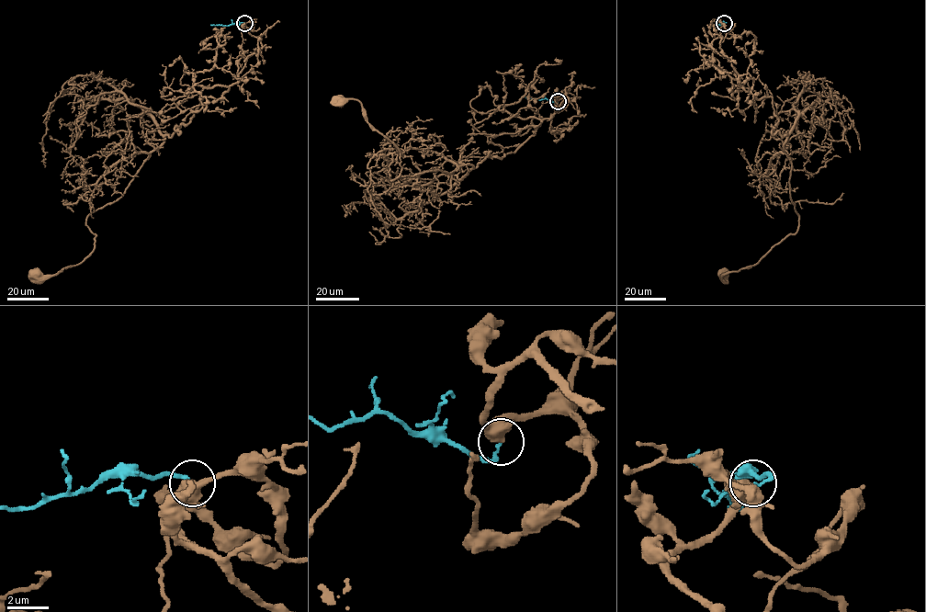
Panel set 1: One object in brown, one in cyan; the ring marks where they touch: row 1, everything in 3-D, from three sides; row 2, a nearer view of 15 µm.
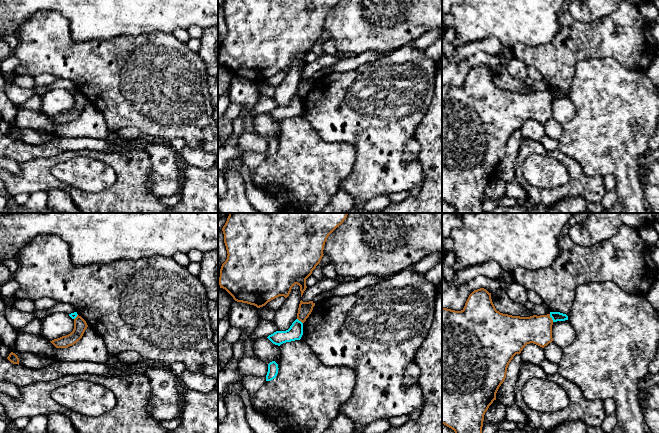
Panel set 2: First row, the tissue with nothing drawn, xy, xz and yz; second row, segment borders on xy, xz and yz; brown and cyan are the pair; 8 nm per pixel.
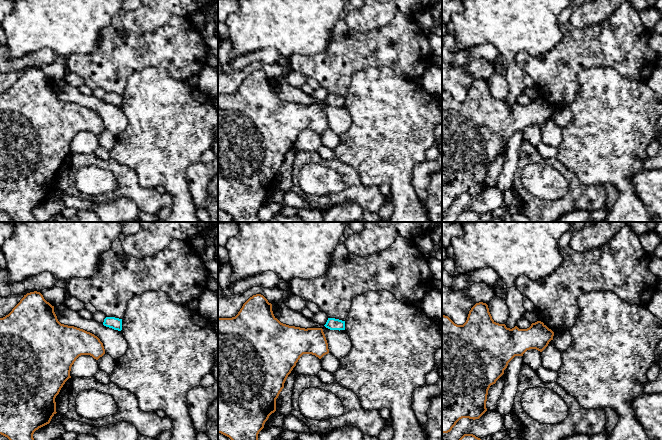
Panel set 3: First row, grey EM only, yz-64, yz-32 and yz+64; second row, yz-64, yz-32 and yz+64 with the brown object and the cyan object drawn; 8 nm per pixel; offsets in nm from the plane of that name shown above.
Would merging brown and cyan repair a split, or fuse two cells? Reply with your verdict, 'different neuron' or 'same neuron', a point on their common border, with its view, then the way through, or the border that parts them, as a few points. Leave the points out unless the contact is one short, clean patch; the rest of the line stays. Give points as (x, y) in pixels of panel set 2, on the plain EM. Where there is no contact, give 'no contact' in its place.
different neuron; contact yz (551, 94); border yz (549, 90), (553, 97)

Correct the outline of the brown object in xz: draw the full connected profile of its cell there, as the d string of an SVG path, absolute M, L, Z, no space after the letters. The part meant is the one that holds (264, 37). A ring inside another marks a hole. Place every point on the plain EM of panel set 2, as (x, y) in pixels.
M225 0L222 4L224 10L224 19L227 26L227 35L220 45L219 61L225 65L235 77L254 81L257 84L265 82L271 76L284 72L287 74L292 63L297 60L300 62L301 73L306 66L306 55L312 50L312 47L320 39L323 33L323 26L328 12L341 0Z

